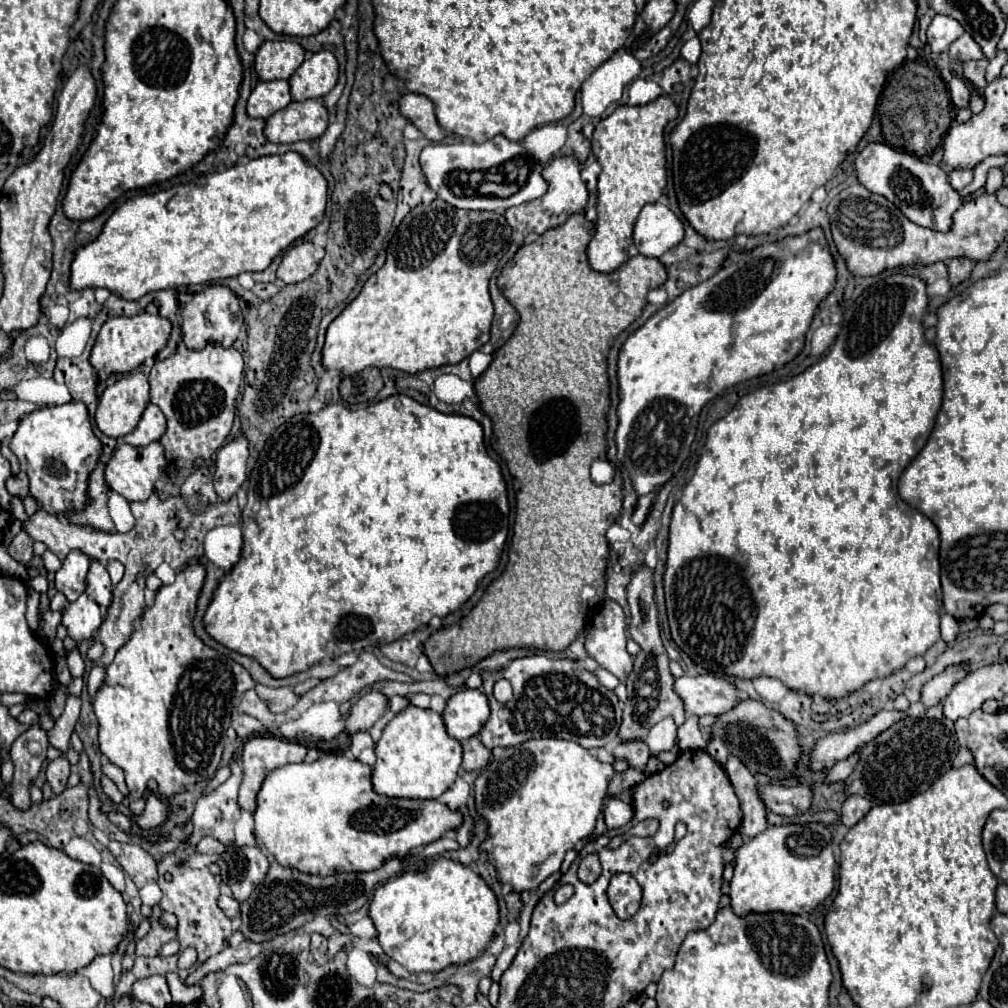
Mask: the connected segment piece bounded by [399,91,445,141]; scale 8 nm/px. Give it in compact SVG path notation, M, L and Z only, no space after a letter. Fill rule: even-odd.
M405 91L399 99L399 111L403 117L407 117L427 139L431 141L443 141L443 129L439 127L435 119L435 109L433 103L425 95L409 93Z

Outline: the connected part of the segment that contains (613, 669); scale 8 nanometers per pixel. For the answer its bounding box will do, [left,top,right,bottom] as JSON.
[585,601,633,681]

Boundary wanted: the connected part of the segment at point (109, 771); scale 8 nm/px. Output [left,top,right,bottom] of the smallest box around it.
[101,757,129,795]

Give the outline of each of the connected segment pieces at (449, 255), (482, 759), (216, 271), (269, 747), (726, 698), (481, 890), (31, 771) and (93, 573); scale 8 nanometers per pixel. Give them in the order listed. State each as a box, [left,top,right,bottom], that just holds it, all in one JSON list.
[[321,199,511,387],[463,737,491,771],[69,153,327,301],[239,737,305,811],[675,673,737,715],[369,857,499,975],[9,721,49,811],[85,561,111,607]]

